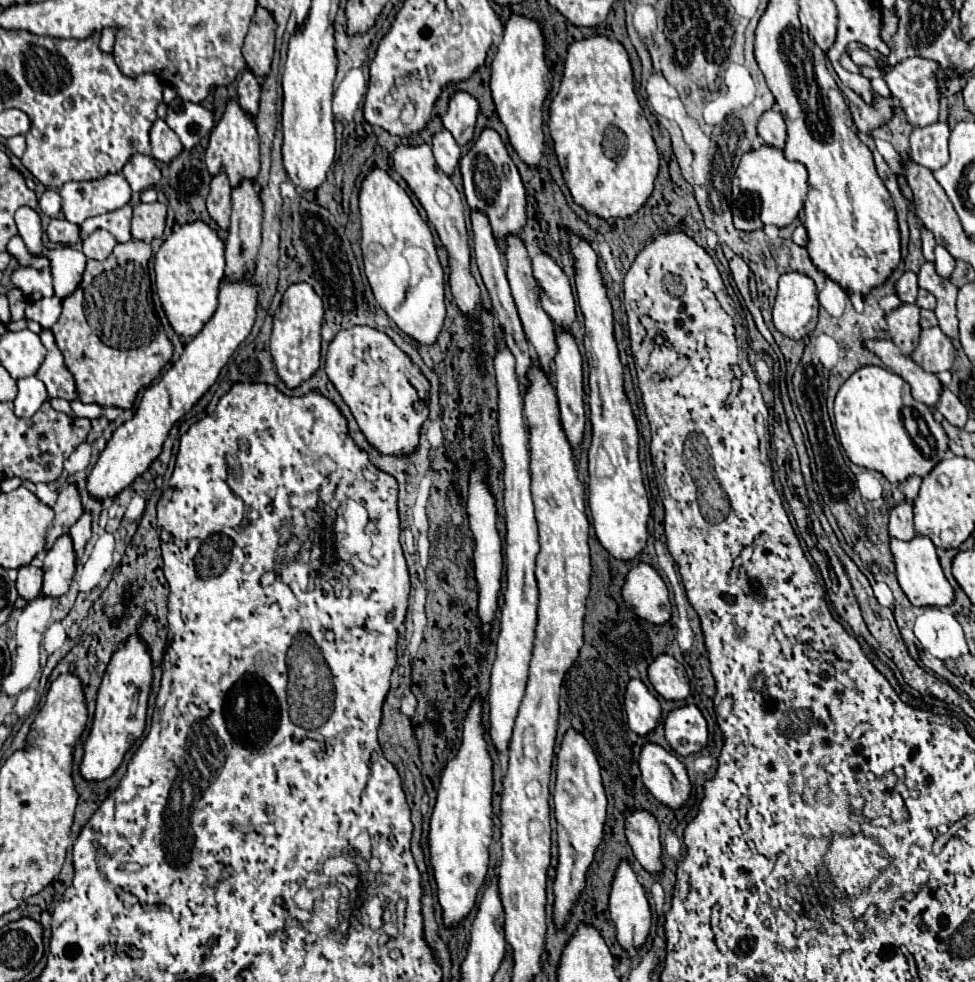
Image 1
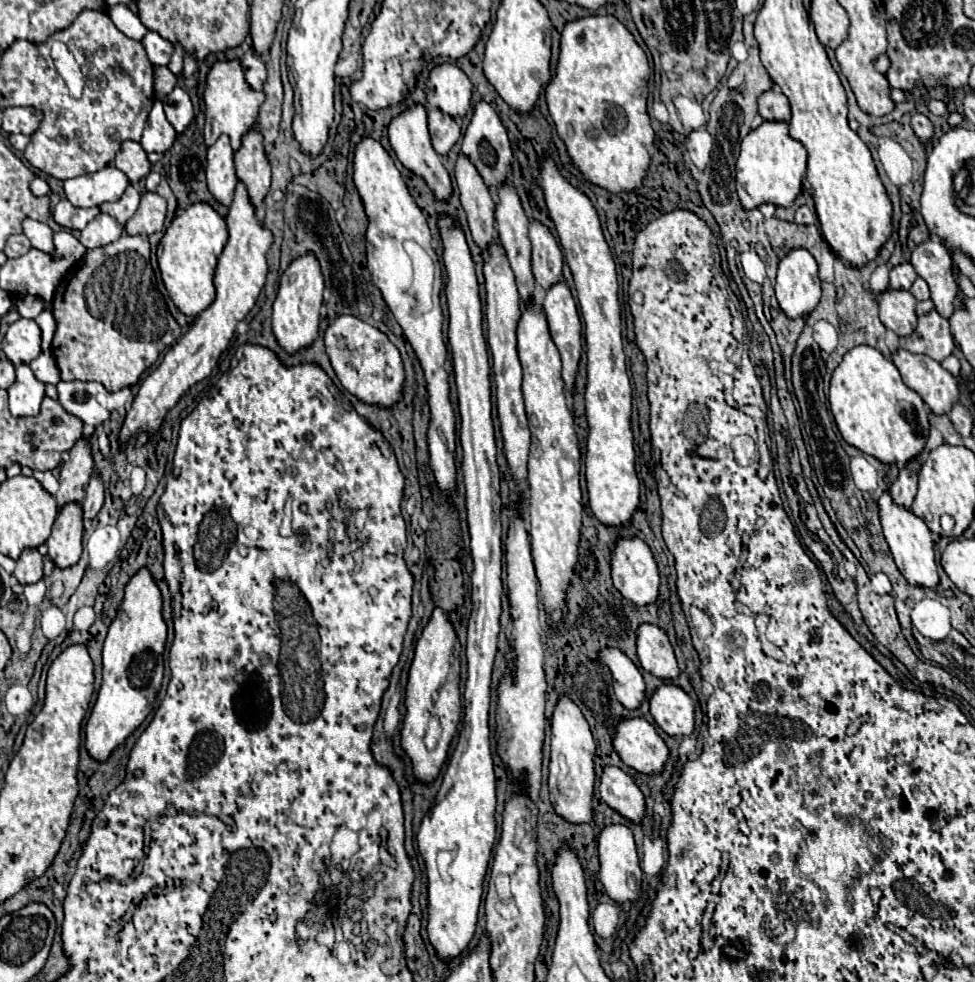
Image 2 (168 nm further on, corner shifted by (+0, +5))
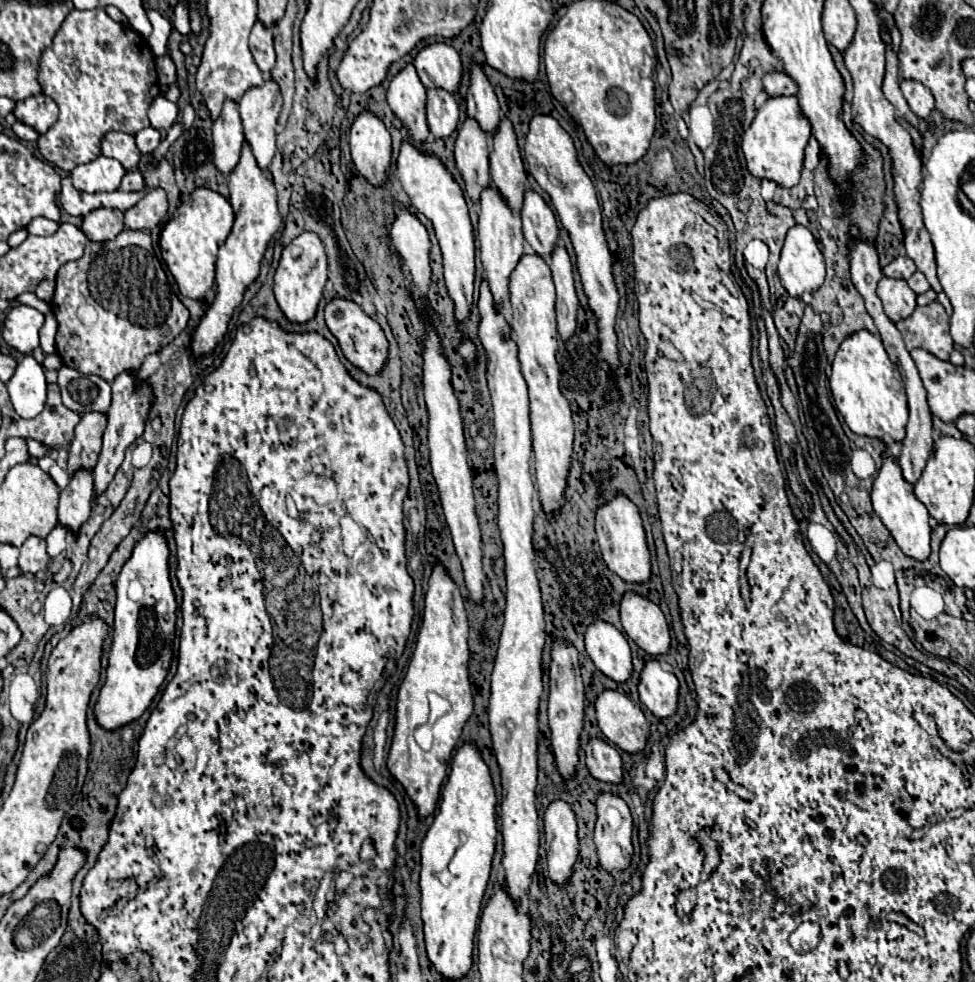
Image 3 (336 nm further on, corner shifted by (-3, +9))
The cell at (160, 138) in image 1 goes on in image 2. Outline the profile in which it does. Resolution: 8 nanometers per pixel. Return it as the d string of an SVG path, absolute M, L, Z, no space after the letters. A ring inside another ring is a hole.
M156 101L152 111L150 111L150 117L148 117L144 135L140 139L140 145L144 147L146 153L166 153L172 149L176 137L178 137L178 133L170 125L170 121L166 119L162 103Z

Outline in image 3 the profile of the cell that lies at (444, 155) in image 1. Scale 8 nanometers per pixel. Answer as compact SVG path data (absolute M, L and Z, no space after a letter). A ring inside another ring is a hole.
M427 89L427 125L435 137L449 137L459 121L459 107L453 93Z

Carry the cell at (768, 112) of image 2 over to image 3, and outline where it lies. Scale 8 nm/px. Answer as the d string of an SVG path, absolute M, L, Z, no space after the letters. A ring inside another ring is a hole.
M771 71L763 75L763 87L767 91L769 97L777 97L777 95L797 95L799 87L797 83L781 71Z

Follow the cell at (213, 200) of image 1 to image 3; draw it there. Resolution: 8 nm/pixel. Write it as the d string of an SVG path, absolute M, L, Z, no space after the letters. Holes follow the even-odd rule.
M231 99L223 103L221 115L213 121L213 155L215 165L225 175L235 167L235 161L239 161L239 151L245 141L243 125L239 117L239 105Z

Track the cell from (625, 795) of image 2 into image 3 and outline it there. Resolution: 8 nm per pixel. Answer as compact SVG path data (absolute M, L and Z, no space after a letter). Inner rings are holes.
M591 737L585 745L585 763L595 779L619 783L623 779L621 757L613 745L601 737Z

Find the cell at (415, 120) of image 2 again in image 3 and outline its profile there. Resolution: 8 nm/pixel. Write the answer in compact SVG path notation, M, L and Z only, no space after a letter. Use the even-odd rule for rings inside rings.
M407 63L389 83L387 103L393 113L409 127L415 141L425 141L429 137L429 127L425 119L425 87L415 73L413 63Z

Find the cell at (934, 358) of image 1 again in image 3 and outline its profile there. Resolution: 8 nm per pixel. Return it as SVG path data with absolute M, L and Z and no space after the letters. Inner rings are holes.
M933 301L931 305L917 307L907 319L897 321L895 325L901 331L909 351L919 347L939 359L949 359L955 343L947 333L947 317L949 315L941 307L941 303Z

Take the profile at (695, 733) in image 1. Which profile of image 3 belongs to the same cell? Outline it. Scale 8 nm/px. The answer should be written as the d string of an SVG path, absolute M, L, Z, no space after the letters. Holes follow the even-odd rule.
M657 659L645 661L639 675L639 699L655 717L669 717L677 709L679 683L677 677L665 671Z

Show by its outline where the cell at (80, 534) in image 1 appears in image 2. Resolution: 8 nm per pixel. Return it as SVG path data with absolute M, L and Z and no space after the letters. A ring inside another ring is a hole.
M96 473L90 477L90 485L86 489L86 497L82 501L82 517L84 519L94 519L98 511L102 509L104 503L104 485Z

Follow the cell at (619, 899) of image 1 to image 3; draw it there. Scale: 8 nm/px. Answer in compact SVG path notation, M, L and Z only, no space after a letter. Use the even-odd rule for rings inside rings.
M601 791L595 799L597 823L595 823L595 845L599 863L609 871L621 871L631 863L633 845L633 817L627 803L609 791Z

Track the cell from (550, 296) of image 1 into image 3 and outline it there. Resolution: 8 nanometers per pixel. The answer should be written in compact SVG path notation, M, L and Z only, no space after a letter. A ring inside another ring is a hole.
M533 189L525 191L521 219L523 219L523 235L527 243L535 249L535 253L543 253L543 257L549 259L551 249L555 247L559 235L557 221L549 205Z

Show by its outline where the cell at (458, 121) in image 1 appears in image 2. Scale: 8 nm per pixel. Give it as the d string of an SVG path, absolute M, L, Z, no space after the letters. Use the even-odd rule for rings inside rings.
M448 63L438 65L432 69L428 77L428 85L430 85L430 93L428 93L430 107L440 109L452 119L466 117L470 109L474 85L470 83L470 79L464 75L462 69Z

